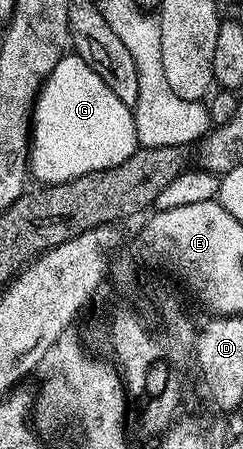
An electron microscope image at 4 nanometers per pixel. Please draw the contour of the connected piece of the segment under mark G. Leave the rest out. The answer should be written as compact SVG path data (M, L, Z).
M66 53L34 102L29 170L43 184L69 183L84 174L118 166L140 147L134 112L96 77L80 56Z

